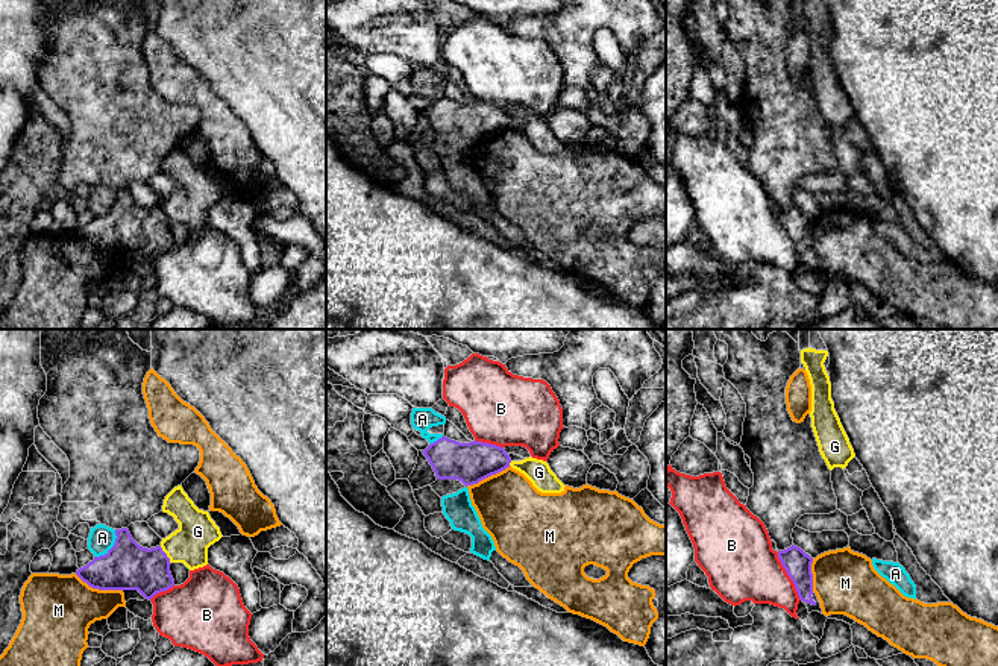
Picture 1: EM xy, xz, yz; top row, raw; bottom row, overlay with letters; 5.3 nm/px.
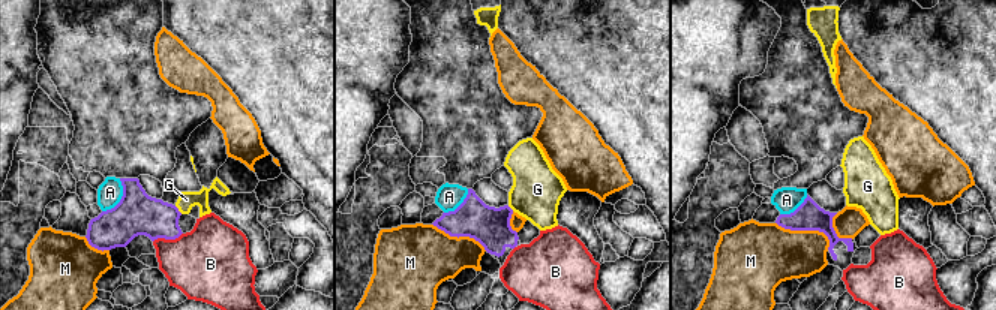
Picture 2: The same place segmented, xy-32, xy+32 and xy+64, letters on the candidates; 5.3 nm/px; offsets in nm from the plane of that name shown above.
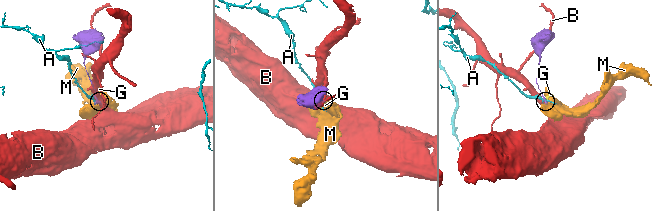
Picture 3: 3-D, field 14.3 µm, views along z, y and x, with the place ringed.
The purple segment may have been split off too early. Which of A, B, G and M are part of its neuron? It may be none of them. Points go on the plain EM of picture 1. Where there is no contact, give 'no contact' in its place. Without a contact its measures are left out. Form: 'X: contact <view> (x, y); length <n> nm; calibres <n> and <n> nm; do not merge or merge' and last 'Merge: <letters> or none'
A: contact xy (112, 207); length 190 nm; calibres 260 and 140 nm; do not merge
B: contact yz (789, 235); length 280 nm; calibres 140 and 360 nm; do not merge
G: contact xy (166, 216); length 110 nm; calibres 260 and 200 nm; do not merge
M: contact xy (99, 249); length 280 nm; calibres 260 and 380 nm; do not merge
Merge: none

